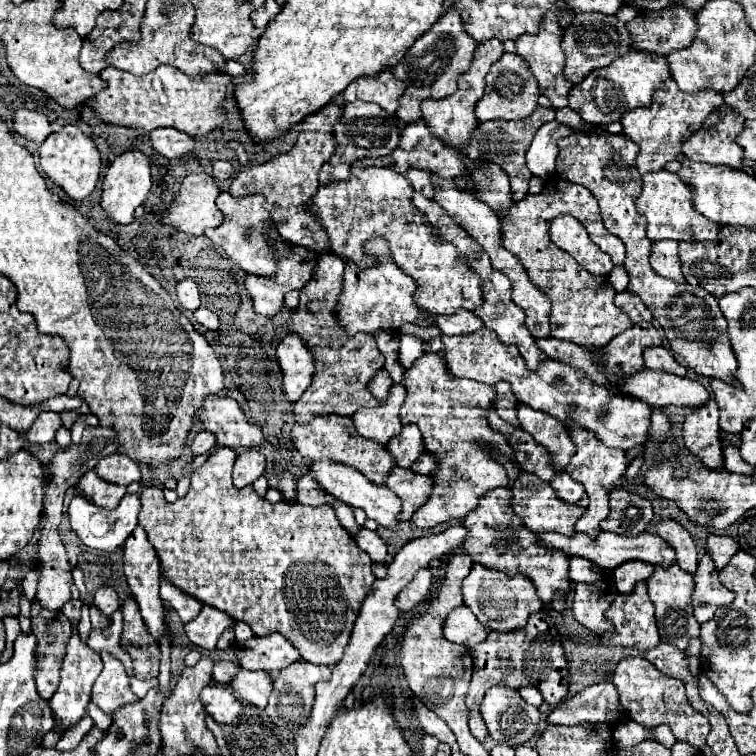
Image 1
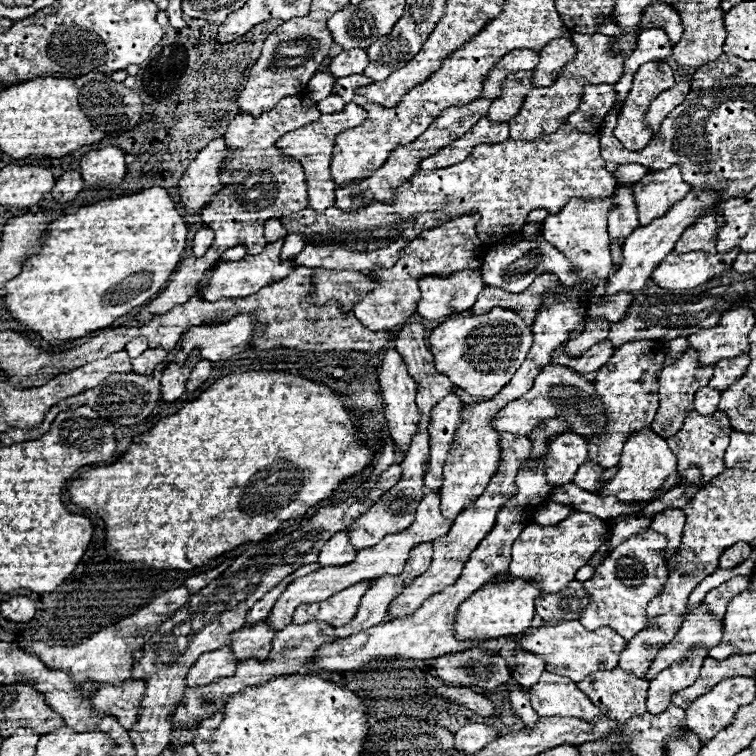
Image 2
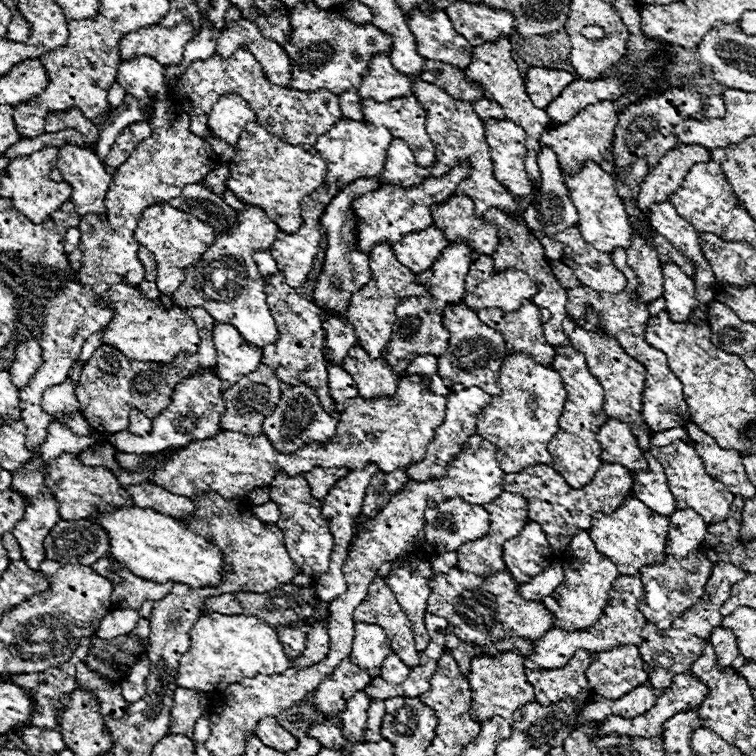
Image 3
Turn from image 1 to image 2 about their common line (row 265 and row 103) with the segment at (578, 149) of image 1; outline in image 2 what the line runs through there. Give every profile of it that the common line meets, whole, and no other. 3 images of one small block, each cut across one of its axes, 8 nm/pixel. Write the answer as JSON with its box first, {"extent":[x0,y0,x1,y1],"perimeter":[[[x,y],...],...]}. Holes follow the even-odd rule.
{"extent":[614,62,674,150],"perimeter":[[[646,62],[638,68],[636,76],[634,76],[634,84],[632,84],[632,90],[628,92],[626,100],[624,100],[624,106],[620,108],[620,114],[618,114],[618,124],[614,128],[614,136],[622,142],[624,148],[628,150],[642,150],[650,140],[652,140],[652,134],[650,134],[650,128],[644,124],[644,112],[648,110],[650,102],[664,90],[672,88],[674,86],[674,70],[666,64],[666,62]]]}

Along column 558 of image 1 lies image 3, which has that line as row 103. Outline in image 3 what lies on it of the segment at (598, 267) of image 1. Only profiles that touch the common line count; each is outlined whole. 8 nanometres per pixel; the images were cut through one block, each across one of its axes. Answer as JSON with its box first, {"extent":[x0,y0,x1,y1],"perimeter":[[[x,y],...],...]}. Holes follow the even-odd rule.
{"extent":[208,94,256,146],"perimeter":[[[238,94],[220,96],[212,112],[208,114],[210,132],[234,146],[248,122],[256,122],[256,114],[248,106],[248,102]]]}

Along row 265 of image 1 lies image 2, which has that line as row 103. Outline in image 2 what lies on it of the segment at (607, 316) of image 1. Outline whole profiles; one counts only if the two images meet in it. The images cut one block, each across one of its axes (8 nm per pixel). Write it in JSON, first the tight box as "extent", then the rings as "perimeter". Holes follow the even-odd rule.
{"extent":[508,34,624,140],"perimeter":[[[572,34],[572,42],[576,42],[576,58],[570,60],[556,82],[546,88],[532,88],[528,96],[522,102],[520,112],[508,120],[510,126],[510,138],[512,140],[532,140],[540,138],[544,134],[552,134],[558,126],[562,126],[572,110],[578,108],[580,94],[584,84],[616,84],[624,72],[624,58],[620,56],[610,56],[610,36],[606,34]]]}

